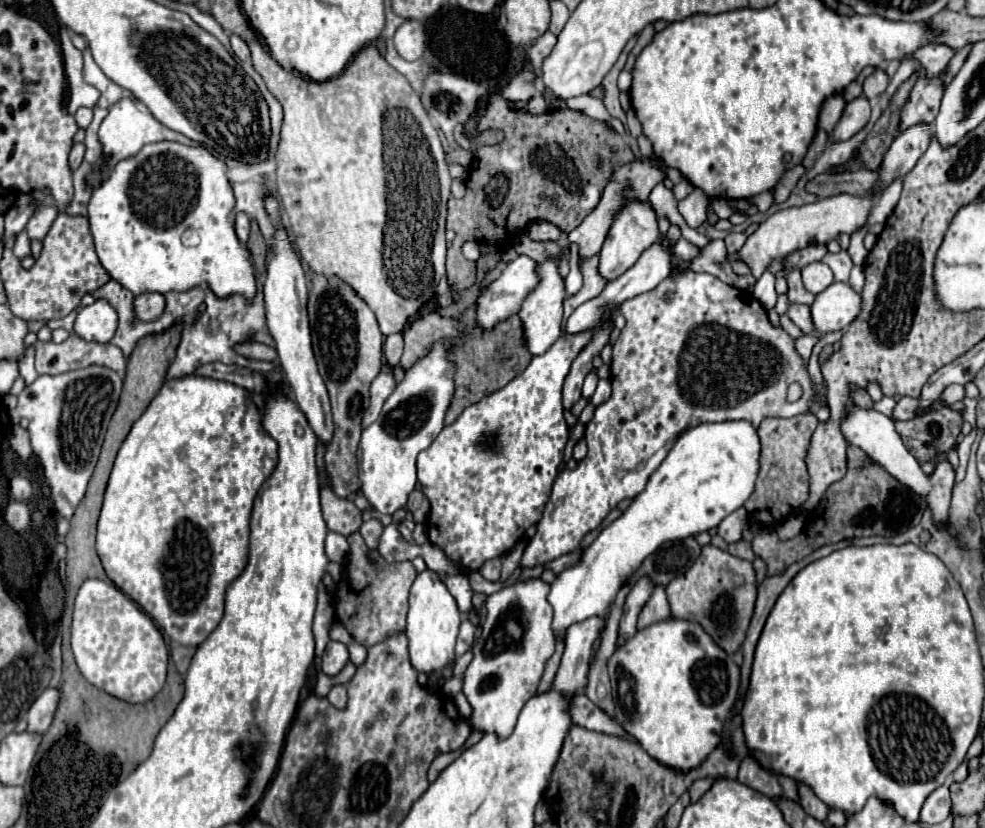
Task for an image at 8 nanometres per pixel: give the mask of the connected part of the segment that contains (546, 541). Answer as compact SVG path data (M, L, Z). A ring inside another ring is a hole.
M683 267L675 269L655 289L623 301L621 313L627 325L613 345L613 395L595 409L595 417L585 425L587 457L573 471L565 469L555 479L551 499L537 523L537 533L523 551L521 569L545 565L565 553L577 551L583 537L597 529L621 499L631 499L643 491L649 475L661 465L685 429L717 421L749 421L759 429L767 417L795 417L809 409L813 395L811 379L795 351L793 339L785 329L775 329L769 323L767 311L751 293L743 293L709 273L695 273ZM795 381L803 387L803 395L795 403L789 403L787 387Z

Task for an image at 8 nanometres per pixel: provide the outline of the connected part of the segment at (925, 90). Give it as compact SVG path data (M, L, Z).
M919 77L915 87L911 89L907 103L901 109L899 133L909 129L911 125L919 125L919 123L931 125L939 111L941 97L943 97L943 85L939 77L933 77L933 79Z

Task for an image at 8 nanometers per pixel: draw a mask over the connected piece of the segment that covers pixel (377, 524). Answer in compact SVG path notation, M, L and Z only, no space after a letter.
M377 519L365 521L365 523L361 525L361 529L359 529L359 533L363 535L363 539L365 539L365 543L367 543L369 549L377 549L377 541L379 541L379 537L381 537L381 531L383 531L383 525L381 525L381 521L377 521Z

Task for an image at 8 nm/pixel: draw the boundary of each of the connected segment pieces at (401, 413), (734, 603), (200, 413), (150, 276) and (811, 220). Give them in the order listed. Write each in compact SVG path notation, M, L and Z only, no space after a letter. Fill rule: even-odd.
M449 341L435 343L433 349L405 373L405 379L385 401L379 419L363 429L357 451L361 491L369 505L383 515L393 515L407 505L407 497L417 485L417 455L427 449L443 429L445 411L453 397L455 373L455 365L447 361L447 353Z
M705 545L699 559L683 575L675 577L665 589L673 617L701 623L705 631L713 637L713 641L729 655L733 655L741 647L757 597L755 571L749 561L733 557L731 553L717 549L713 545ZM735 575L743 577L743 585L733 585Z
M185 375L177 379L167 379L163 387L157 391L145 413L135 421L131 427L127 439L123 441L109 483L105 491L105 501L99 517L99 527L97 527L97 553L103 561L103 569L107 577L125 593L129 595L145 613L149 613L159 627L169 633L169 637L181 645L201 645L207 635L219 625L223 617L223 599L229 583L241 575L241 571L247 565L247 555L249 555L249 517L251 517L251 507L253 499L265 481L275 469L277 461L277 443L263 431L261 427L261 415L257 405L253 403L251 395L247 389L237 387L227 381L217 381L209 379L203 375Z
M159 141L159 143L151 143L151 145L141 147L141 151L137 155L127 157L127 159L119 161L113 167L111 175L107 177L107 181L101 183L91 195L91 201L89 201L89 223L91 223L91 233L95 237L95 249L97 249L101 265L107 269L107 273L115 281L119 281L125 289L129 289L135 295L147 293L147 291L159 291L159 293L189 291L193 287L207 285L215 293L215 297L219 297L219 299L227 299L229 295L241 295L247 303L253 303L253 299L257 295L255 271L253 271L253 265L251 265L249 249L239 243L239 237L235 233L235 221L231 217L233 211L235 211L235 195L233 195L231 181L227 177L225 161L215 157L205 147L189 147L189 145L183 145L183 143L177 143L177 141Z
M869 191L863 197L835 195L835 197L819 199L819 201L811 203L811 205L789 207L789 209L777 211L767 221L763 221L753 235L747 237L747 243L755 243L755 245L745 245L743 247L745 251L739 251L737 257L741 257L745 263L749 263L752 275L754 275L755 279L759 279L763 275L763 271L767 269L769 261L773 261L773 259L787 257L795 249L807 247L813 241L815 243L829 243L839 233L849 233L851 235L855 229L859 229L865 223L867 213L871 209L871 203L873 203L873 193Z

